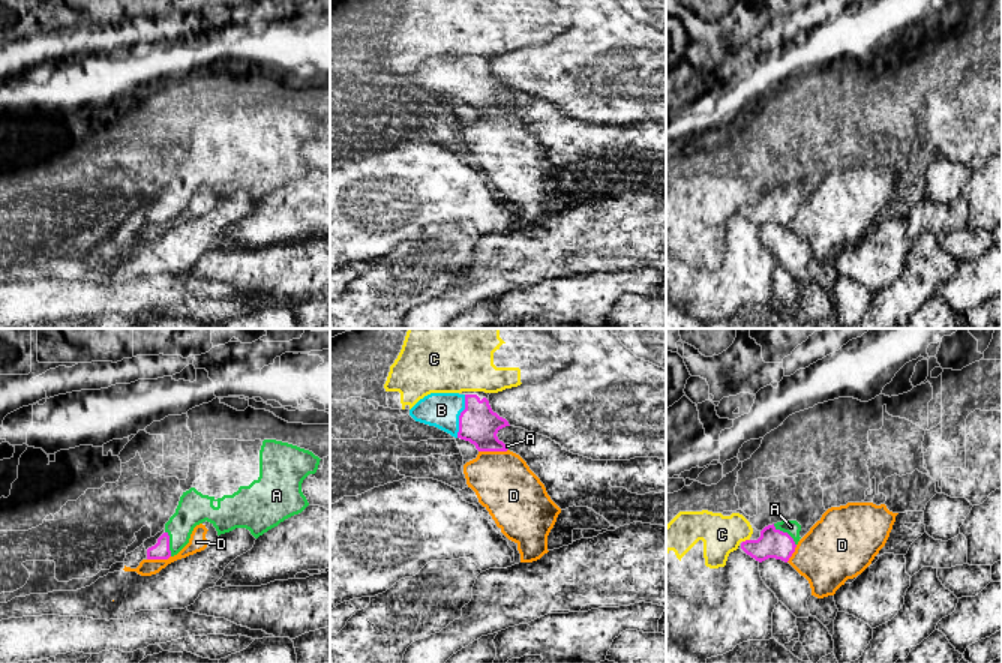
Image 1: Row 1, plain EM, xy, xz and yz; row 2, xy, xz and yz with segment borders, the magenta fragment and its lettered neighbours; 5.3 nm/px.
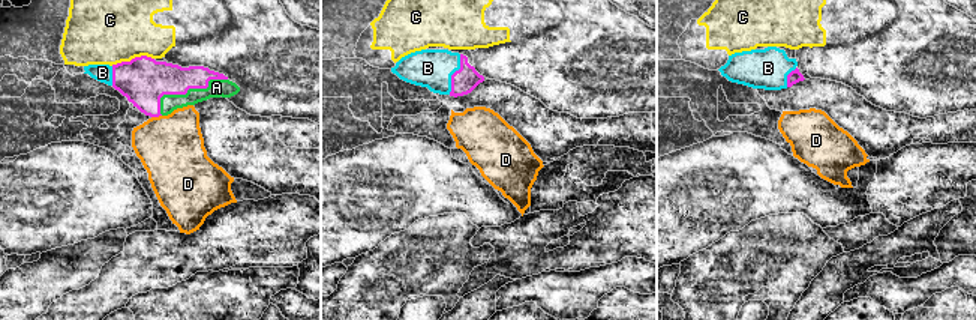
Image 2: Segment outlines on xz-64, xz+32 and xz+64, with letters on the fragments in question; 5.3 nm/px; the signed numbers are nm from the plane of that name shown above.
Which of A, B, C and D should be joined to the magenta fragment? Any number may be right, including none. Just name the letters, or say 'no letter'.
A, B

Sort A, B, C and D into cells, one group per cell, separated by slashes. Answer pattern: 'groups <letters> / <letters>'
groups A B / C / D

